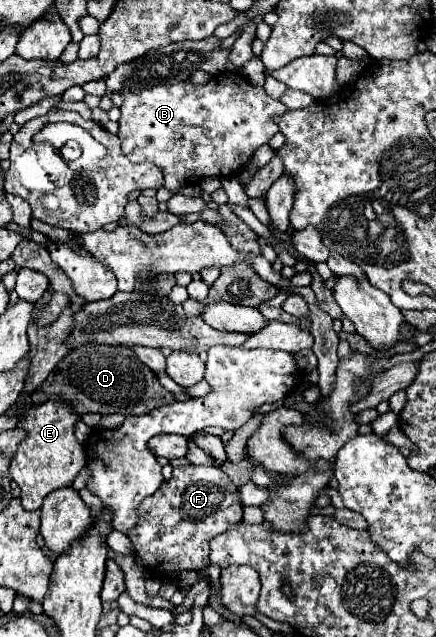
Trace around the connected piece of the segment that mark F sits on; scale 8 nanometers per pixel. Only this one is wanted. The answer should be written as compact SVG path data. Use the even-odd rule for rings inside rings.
M177 466L171 480L139 504L139 522L127 534L145 566L159 572L201 570L209 564L209 540L243 518L237 486L217 466Z

